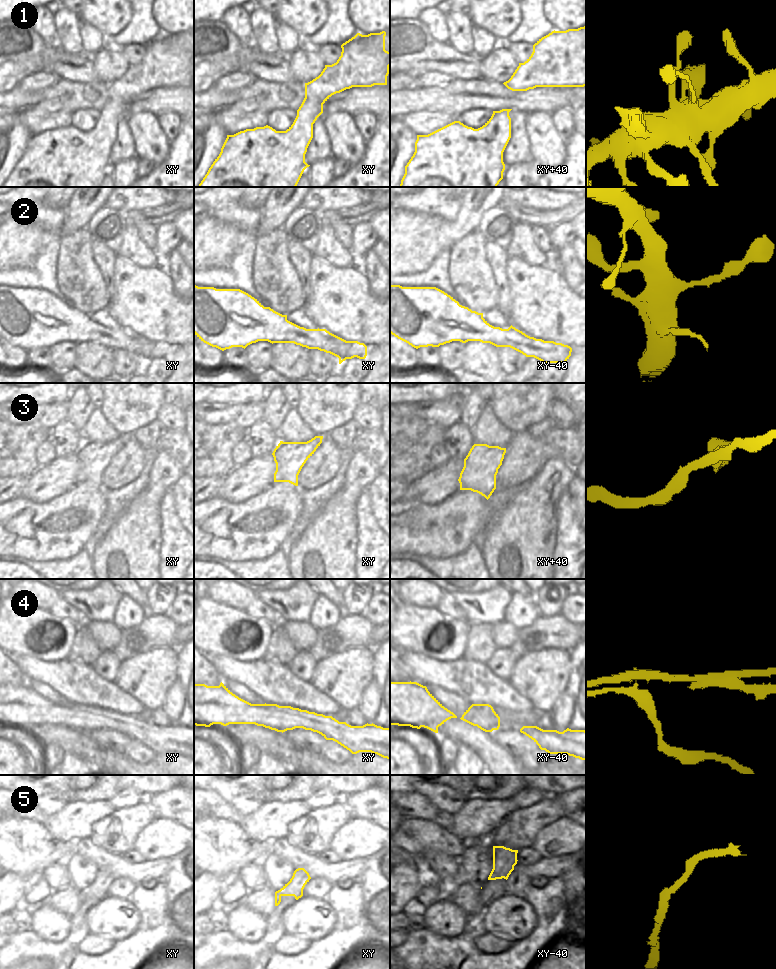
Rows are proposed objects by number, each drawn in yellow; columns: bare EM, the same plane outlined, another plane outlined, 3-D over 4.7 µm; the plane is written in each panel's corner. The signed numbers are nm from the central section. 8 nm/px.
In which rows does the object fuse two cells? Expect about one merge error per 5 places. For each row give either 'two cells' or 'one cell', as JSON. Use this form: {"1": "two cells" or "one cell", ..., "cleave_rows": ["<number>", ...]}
{"1": "one cell", "2": "one cell", "3": "one cell", "4": "one cell", "5": "one cell", "cleave_rows": []}

